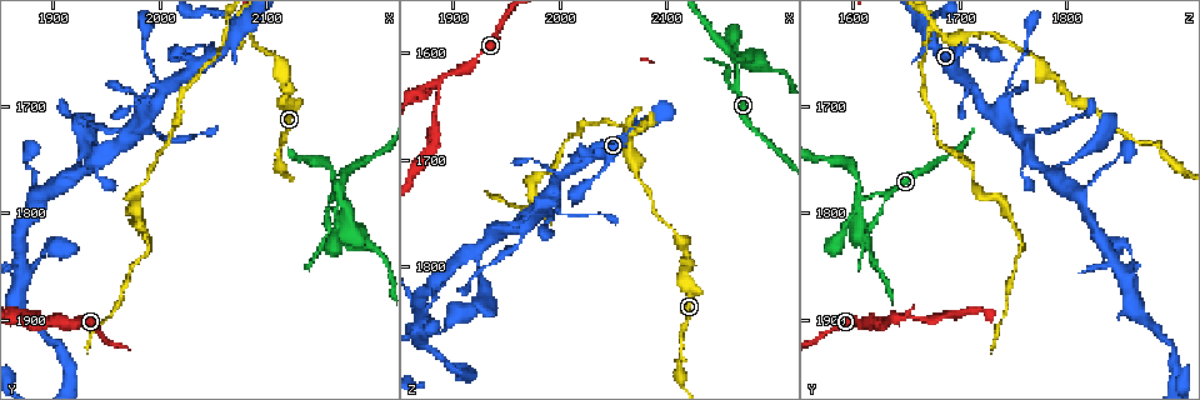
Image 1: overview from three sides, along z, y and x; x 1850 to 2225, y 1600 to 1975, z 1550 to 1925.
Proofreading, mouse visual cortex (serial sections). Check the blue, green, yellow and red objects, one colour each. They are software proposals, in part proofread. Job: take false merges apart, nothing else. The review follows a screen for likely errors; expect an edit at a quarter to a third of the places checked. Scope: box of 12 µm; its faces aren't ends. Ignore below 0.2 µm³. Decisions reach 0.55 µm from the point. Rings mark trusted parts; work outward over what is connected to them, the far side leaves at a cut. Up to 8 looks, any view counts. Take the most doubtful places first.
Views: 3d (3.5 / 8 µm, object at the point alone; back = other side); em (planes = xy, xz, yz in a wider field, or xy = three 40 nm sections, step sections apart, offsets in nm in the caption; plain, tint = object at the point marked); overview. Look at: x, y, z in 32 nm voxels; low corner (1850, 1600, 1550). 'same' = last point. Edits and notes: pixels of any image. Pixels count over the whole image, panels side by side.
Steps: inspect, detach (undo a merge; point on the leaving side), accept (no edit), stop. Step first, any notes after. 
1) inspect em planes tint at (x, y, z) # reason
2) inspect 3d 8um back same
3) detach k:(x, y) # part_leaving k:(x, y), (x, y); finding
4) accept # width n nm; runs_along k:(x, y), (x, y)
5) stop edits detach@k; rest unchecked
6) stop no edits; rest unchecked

inspect 3d 3.5um at (2064, 1626, 1678) # looks like a crossing

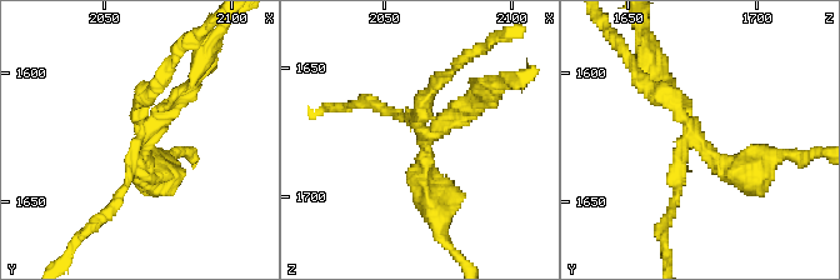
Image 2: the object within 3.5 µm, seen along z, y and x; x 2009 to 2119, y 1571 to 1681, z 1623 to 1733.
inspect em xy step 2 plain at (2065, 1626, 1677) # arms 4; arm_widths 150, 150, 200, 400 nm; need the tissue

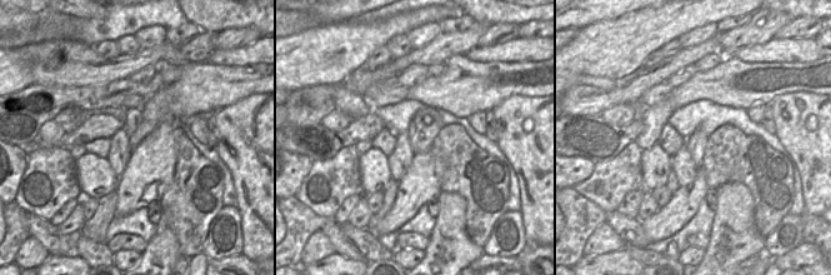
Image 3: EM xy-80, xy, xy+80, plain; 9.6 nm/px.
inspect em xy step 2 tint same # where the object lies

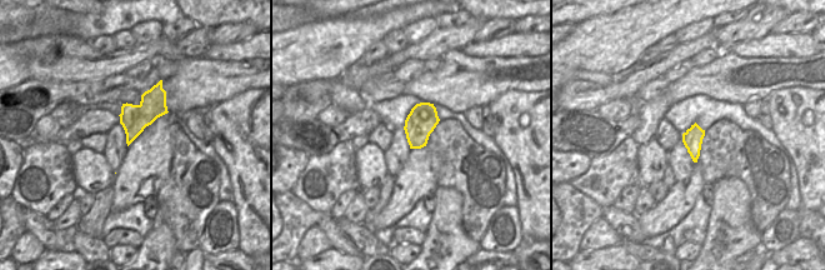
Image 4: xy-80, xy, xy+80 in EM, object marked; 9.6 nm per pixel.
detach 2:(195, 86) # width 280 nm; border 4:(418, 104), (430, 120), (429, 135); two cells meet here

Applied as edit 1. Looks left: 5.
inspect 3d 3.5um at (1888, 1906, 1630) # abrupt turn

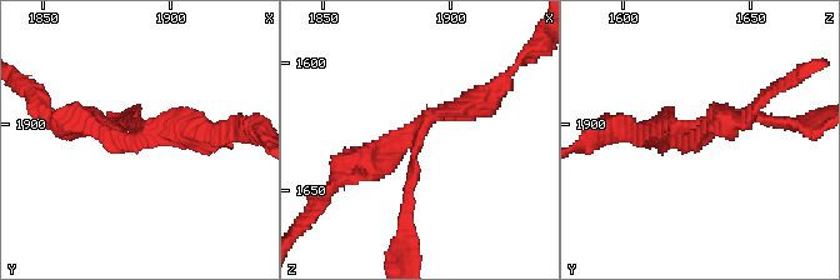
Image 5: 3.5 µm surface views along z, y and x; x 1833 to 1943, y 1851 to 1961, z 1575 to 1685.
inspect em xy step 5 tint at (1886, 1905, 1626) # now the EM

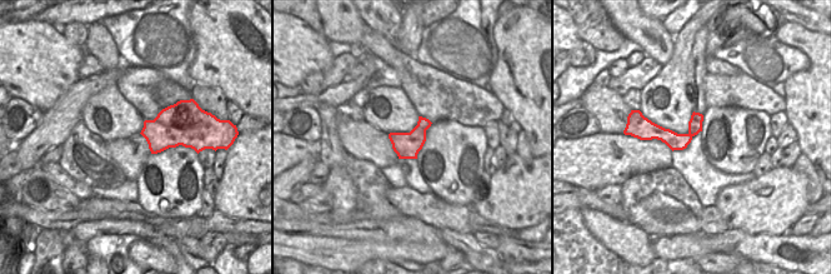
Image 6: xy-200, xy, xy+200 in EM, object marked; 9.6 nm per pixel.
detach 5:(408, 191) # part_leaving 5:(416, 138), (405, 253); two cells meet here

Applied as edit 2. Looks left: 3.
inspect overview

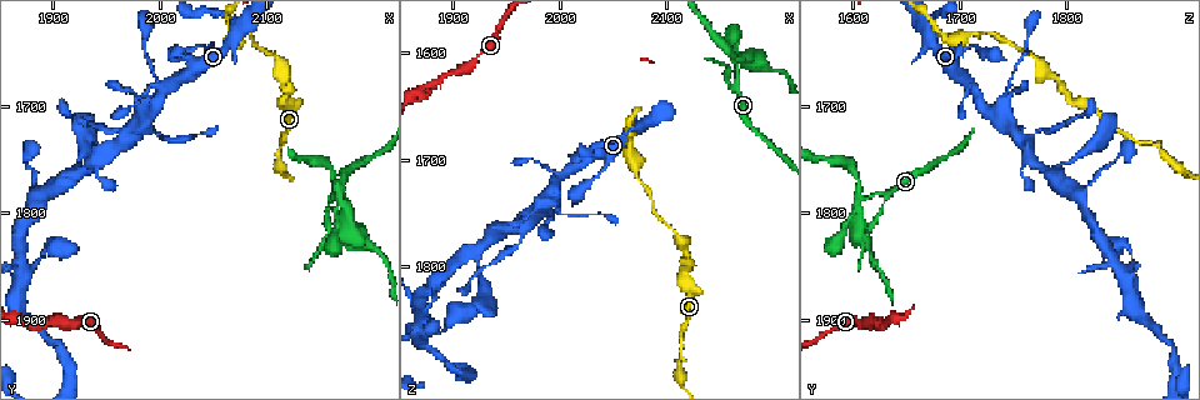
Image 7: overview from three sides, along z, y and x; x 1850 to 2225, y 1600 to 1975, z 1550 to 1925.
inspect 3d 8um at (2168, 1788, 1604) # three arms meet

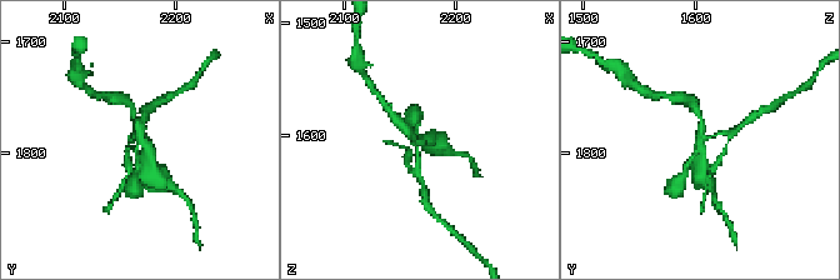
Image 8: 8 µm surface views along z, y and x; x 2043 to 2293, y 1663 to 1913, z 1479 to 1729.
inspect 3d 3.5um at (2168, 1788, 1606) # closer look

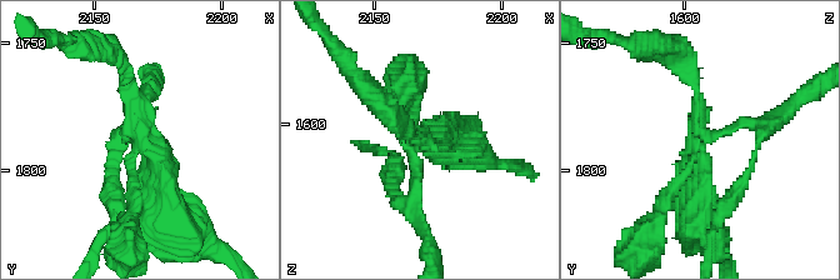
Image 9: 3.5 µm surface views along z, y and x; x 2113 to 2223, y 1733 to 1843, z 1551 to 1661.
detach 9:(694, 70) # part_leaving 9:(138, 136), (160, 209), (195, 233); two cells meet here

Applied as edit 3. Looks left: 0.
stop edits detach@2, detach@5, detach@9; rest unchecked

